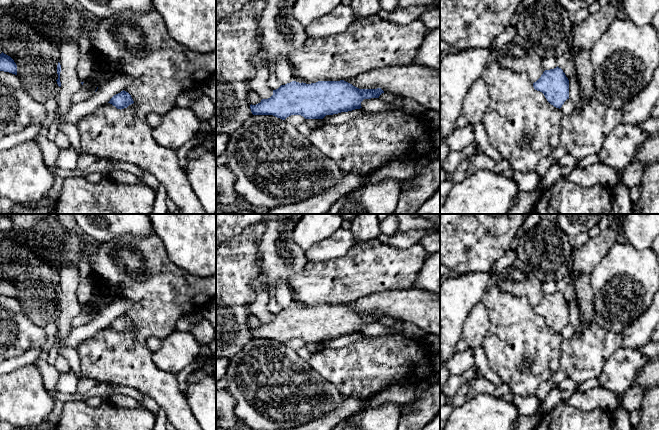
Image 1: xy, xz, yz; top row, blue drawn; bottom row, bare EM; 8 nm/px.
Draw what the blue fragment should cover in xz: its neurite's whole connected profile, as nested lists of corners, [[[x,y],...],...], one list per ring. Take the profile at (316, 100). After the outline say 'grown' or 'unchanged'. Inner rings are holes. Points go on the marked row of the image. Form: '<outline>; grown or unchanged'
[[[344,80],[318,81],[311,84],[292,81],[273,90],[270,98],[262,99],[256,105],[251,104],[250,109],[253,115],[273,115],[282,120],[291,115],[301,115],[305,119],[323,119],[326,115],[360,109],[364,99],[379,98],[382,93],[384,91],[381,88],[359,89]]]; unchanged

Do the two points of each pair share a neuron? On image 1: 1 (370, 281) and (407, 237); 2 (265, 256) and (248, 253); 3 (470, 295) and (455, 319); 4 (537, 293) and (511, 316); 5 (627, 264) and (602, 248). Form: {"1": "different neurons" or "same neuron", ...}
{"1": "different neurons", "2": "different neurons", "3": "same neuron", "4": "different neurons", "5": "different neurons"}

